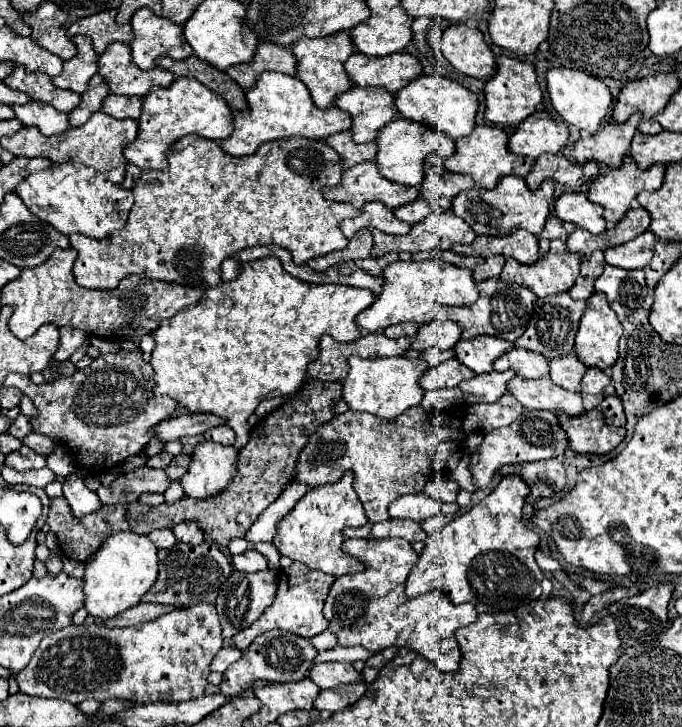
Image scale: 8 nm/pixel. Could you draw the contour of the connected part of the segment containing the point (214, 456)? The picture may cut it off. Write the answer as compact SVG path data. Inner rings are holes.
M199 443L191 455L189 471L181 479L185 495L205 499L223 491L235 473L235 459L237 451L233 447Z

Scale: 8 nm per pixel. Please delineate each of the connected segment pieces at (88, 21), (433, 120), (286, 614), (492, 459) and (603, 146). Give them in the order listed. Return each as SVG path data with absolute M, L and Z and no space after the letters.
M101 11L101 13L91 15L91 17L77 19L69 27L67 33L69 33L69 37L75 37L75 35L91 37L97 55L101 55L115 41L121 41L121 43L133 41L131 25L129 23L127 25L115 23L115 15L117 15L117 11Z
M429 73L429 75L419 75L407 87L397 91L395 93L395 107L403 119L433 125L435 129L443 131L447 137L459 139L459 137L465 137L473 131L475 115L479 111L479 99L473 91L459 85L457 81L437 75L437 73Z
M293 561L291 567L287 567L279 573L279 589L277 589L277 597L275 597L273 605L269 605L269 609L265 609L265 613L251 627L243 629L241 633L237 633L233 637L235 647L245 651L257 635L271 631L271 629L283 629L283 631L301 635L305 639L311 639L311 637L323 633L329 625L329 621L323 617L323 603L327 599L327 593L329 593L329 587L333 585L333 581L335 581L333 575L323 573L323 571L313 571L313 569L305 567L305 563Z
M525 409L511 425L495 429L485 435L479 449L471 455L469 471L473 473L473 481L479 489L485 489L493 479L495 471L503 465L525 463L525 461L545 461L545 459L563 459L569 451L569 439L565 439L565 431L553 411L529 411Z
M635 113L635 117L627 123L609 123L595 135L579 139L575 143L573 157L577 159L579 165L587 161L597 161L605 163L607 167L621 167L639 121L641 113Z

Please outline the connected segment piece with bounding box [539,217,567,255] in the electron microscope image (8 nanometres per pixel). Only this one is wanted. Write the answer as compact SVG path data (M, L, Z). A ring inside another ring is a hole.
M549 217L545 227L543 227L543 233L541 233L541 239L539 239L539 253L541 255L547 255L549 251L549 243L553 239L567 239L567 231L563 227L563 221L557 219L557 217Z

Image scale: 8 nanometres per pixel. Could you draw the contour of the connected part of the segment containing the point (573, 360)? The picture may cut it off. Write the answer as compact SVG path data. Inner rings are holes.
M569 353L565 357L551 361L551 381L567 391L579 391L581 377L585 375L587 367L581 365L581 359L577 359L575 353Z

